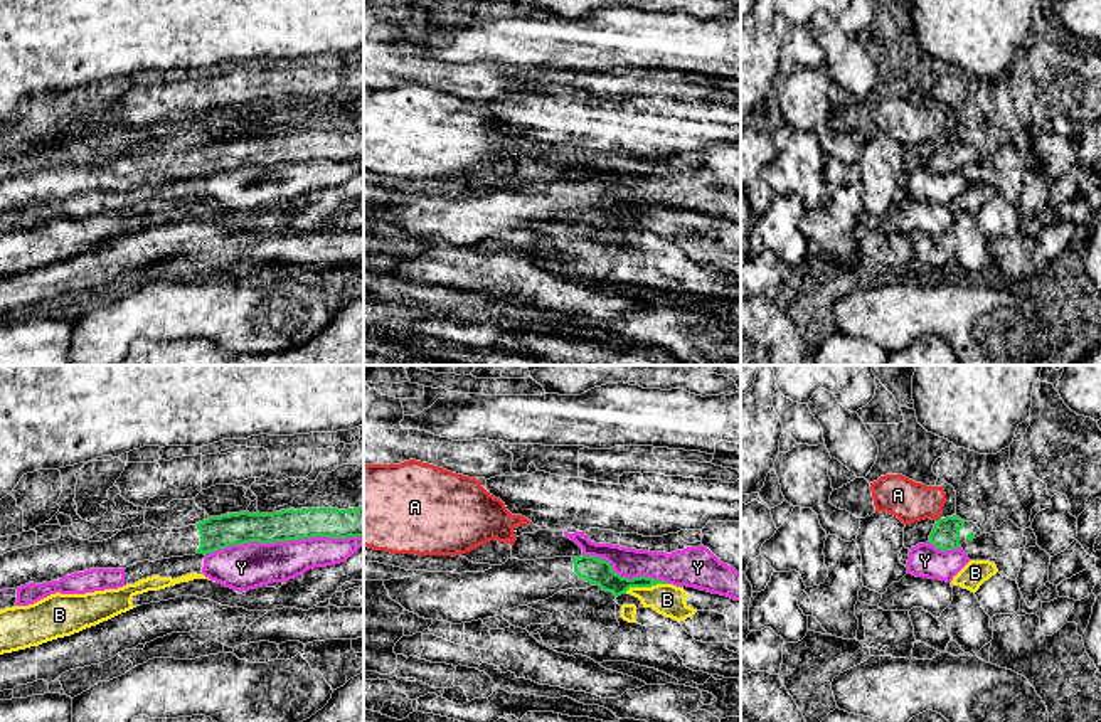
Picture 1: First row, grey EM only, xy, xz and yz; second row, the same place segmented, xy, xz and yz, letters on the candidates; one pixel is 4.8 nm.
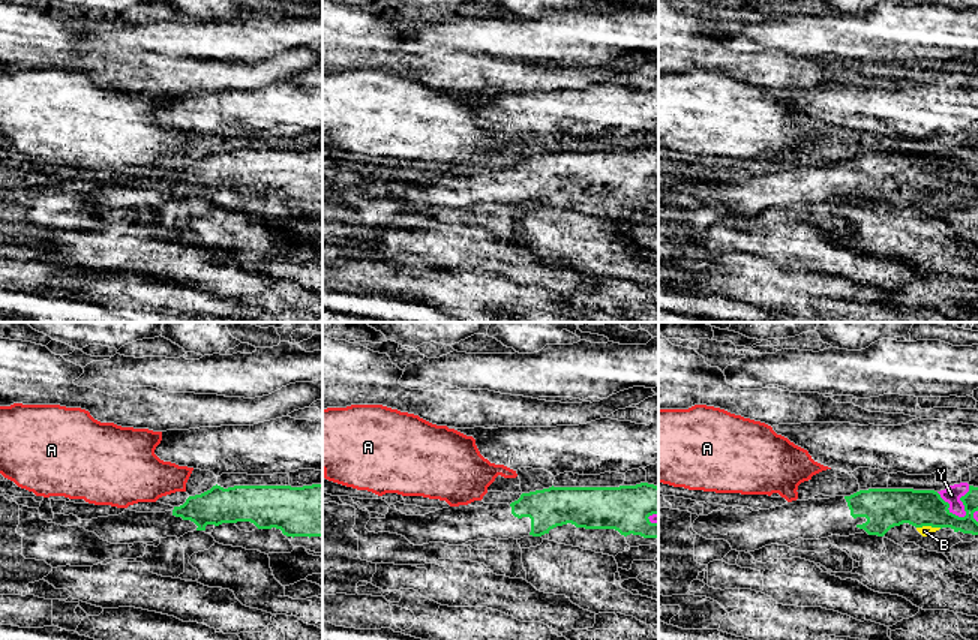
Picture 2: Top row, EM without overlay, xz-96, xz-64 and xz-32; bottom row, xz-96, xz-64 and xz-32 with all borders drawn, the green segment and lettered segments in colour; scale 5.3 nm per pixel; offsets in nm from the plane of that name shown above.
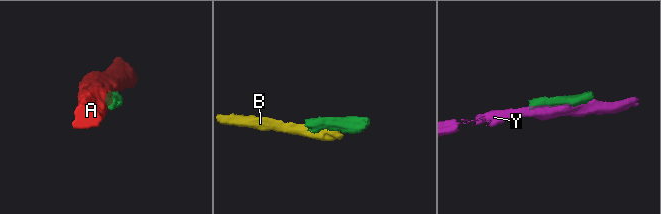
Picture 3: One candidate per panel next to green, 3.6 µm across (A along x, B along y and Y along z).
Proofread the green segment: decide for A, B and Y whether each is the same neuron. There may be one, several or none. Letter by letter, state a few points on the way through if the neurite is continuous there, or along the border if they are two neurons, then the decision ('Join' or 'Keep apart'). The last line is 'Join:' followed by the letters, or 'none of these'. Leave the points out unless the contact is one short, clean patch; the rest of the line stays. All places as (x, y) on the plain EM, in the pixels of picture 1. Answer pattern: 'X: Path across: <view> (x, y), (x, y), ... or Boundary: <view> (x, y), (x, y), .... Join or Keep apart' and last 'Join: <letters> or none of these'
A: Keep apart
B: Boundary: xz (667, 206), (630, 211), (625, 216). Keep apart
Y: Keep apart
Join: none of these

